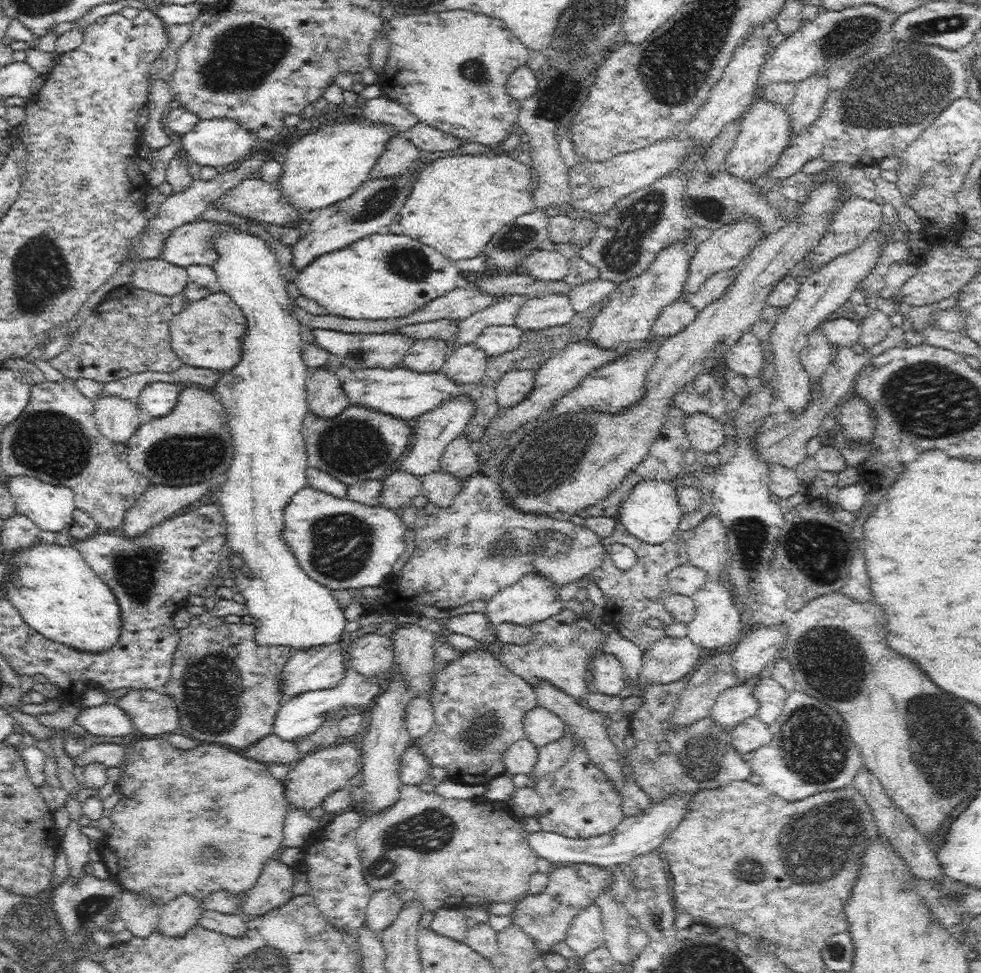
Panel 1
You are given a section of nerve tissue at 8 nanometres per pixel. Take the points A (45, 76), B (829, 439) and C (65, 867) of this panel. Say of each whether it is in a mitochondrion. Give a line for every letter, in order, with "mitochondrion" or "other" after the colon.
A: other
B: other
C: other

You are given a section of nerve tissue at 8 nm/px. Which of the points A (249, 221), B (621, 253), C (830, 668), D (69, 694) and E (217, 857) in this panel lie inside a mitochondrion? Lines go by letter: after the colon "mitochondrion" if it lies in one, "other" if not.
A: other
B: mitochondrion
C: mitochondrion
D: other
E: mitochondrion

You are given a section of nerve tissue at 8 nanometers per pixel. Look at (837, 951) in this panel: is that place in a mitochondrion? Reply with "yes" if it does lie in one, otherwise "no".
yes

